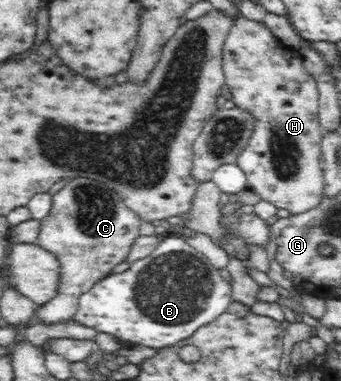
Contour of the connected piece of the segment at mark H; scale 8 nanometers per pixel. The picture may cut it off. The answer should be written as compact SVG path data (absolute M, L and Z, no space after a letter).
M244 16L233 21L225 39L222 52L222 68L225 85L232 93L232 101L238 109L254 116L254 133L247 147L236 158L247 177L247 188L256 192L262 201L270 202L291 215L306 213L318 207L324 194L325 181L321 166L321 132L319 120L319 92L316 80L308 74L299 50L285 47L268 29L266 24Z

